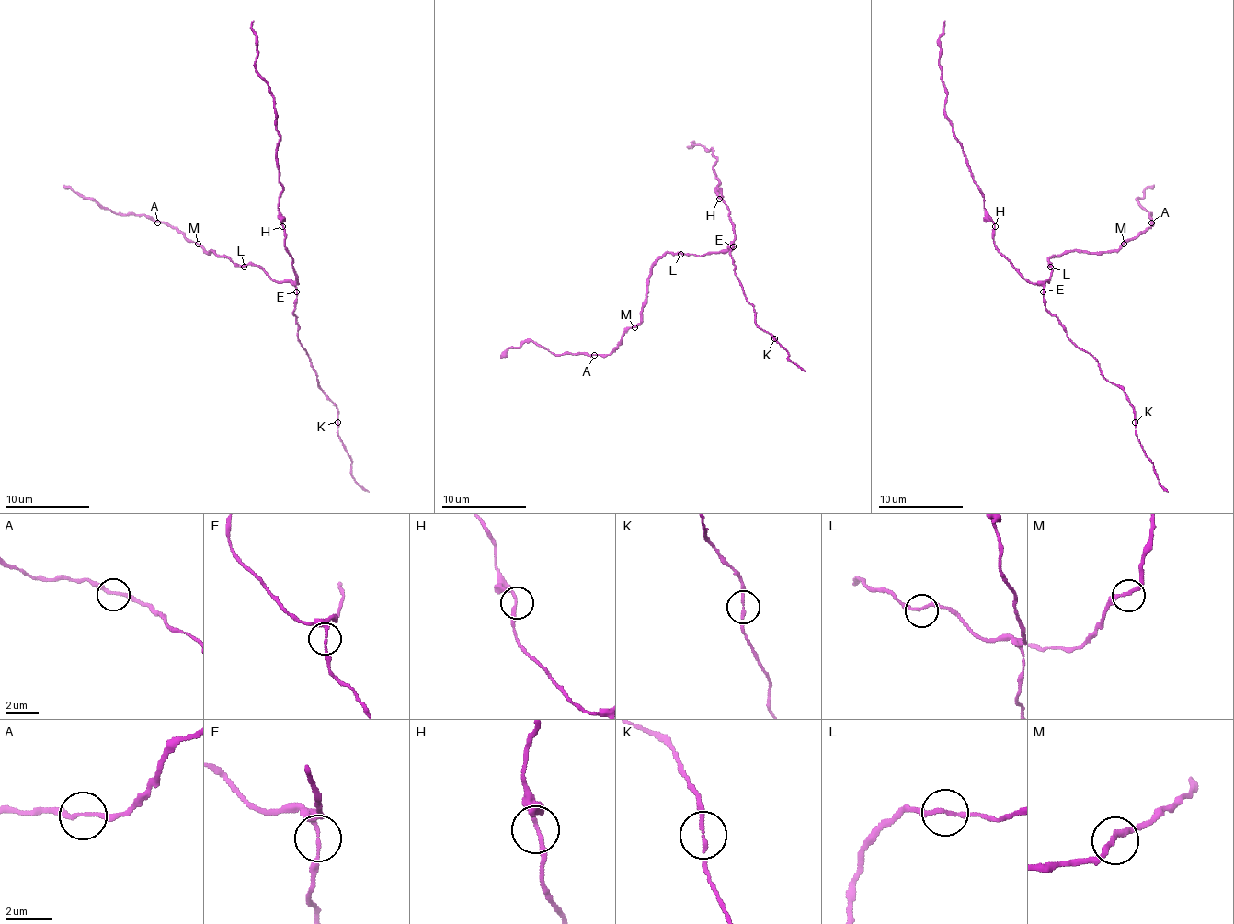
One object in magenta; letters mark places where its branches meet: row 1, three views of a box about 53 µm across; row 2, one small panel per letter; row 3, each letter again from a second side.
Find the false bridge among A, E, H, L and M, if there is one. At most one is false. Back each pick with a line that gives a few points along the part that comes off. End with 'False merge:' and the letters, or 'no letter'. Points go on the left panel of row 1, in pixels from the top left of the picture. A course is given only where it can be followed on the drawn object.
False merge: no letter

